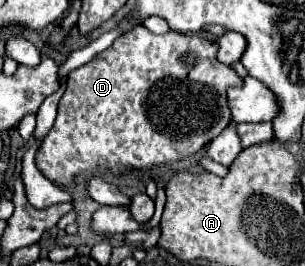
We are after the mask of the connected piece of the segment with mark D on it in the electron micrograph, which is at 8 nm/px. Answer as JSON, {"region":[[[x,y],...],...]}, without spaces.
{"region":[[[139,25],[67,75],[67,89],[59,103],[53,131],[43,139],[39,155],[35,157],[37,169],[47,179],[67,185],[79,171],[151,169],[153,165],[191,157],[231,123],[227,89],[237,87],[241,81],[243,79],[229,65],[217,61],[215,41],[175,31],[155,35]]]}

